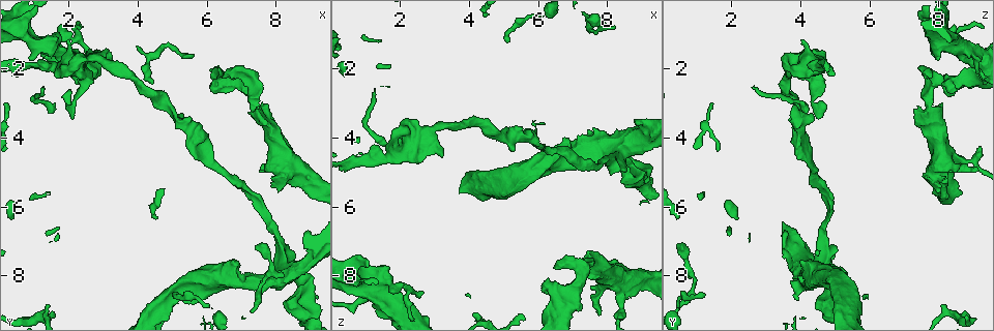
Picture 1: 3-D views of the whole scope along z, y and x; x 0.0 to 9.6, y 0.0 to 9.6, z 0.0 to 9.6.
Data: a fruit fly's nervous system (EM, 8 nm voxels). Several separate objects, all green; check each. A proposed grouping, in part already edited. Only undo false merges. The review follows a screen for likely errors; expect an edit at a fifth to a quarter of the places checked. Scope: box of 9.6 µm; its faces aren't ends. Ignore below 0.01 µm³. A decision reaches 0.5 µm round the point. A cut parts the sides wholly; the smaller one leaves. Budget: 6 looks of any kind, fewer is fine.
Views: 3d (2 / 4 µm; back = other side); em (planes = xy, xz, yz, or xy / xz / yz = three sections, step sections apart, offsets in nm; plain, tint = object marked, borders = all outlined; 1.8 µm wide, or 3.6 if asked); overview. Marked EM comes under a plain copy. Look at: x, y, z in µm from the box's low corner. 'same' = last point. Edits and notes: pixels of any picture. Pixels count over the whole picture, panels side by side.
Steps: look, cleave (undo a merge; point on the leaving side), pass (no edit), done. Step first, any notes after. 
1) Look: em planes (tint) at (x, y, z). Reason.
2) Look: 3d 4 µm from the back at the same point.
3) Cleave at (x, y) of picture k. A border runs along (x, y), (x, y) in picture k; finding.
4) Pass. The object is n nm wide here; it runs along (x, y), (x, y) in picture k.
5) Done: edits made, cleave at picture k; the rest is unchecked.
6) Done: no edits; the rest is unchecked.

Look: em planes (tint) at (4.60, 8.90, 5.30). Side arm on a straight run.

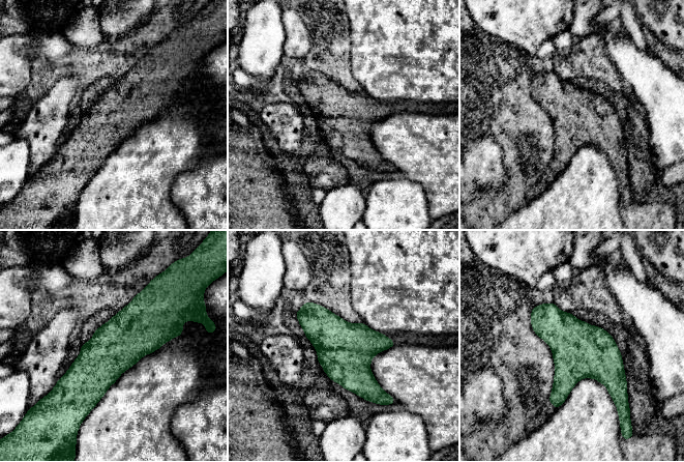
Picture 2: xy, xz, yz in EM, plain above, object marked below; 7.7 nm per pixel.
Pass. The object is 400 nm wide here; continuous, no second neuron.

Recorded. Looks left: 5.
Look: 3d 4 µm at (7.15, 2.45, 7.90). Sharp bend.

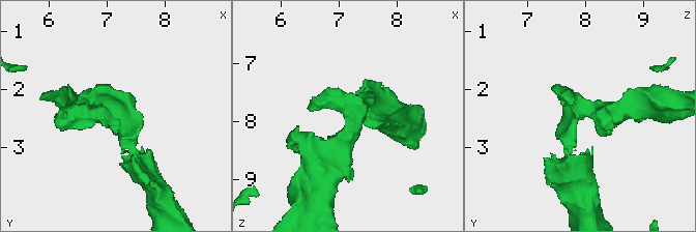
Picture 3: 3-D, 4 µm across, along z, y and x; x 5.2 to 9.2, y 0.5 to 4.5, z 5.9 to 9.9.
Look: em planes (tint) at (7.20, 2.40, 7.95). 4 arms meet here.

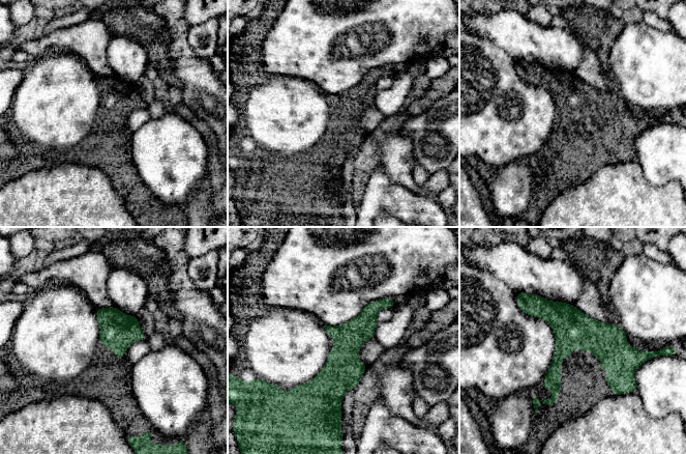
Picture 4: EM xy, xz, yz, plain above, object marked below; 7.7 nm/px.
Pass. One neuron here.

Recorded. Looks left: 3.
Look: em xy step 4 (tint) at (2.35, 1.75, 4.15). Abrupt turn.

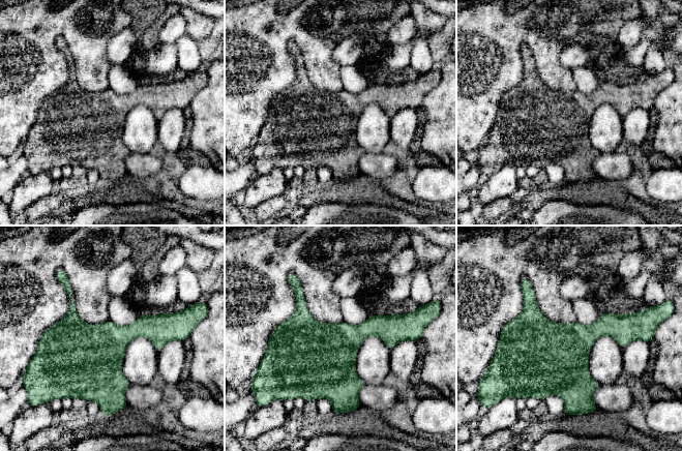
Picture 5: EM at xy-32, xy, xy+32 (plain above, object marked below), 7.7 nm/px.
Look: em planes (tint) at the same point. Cut it another way.

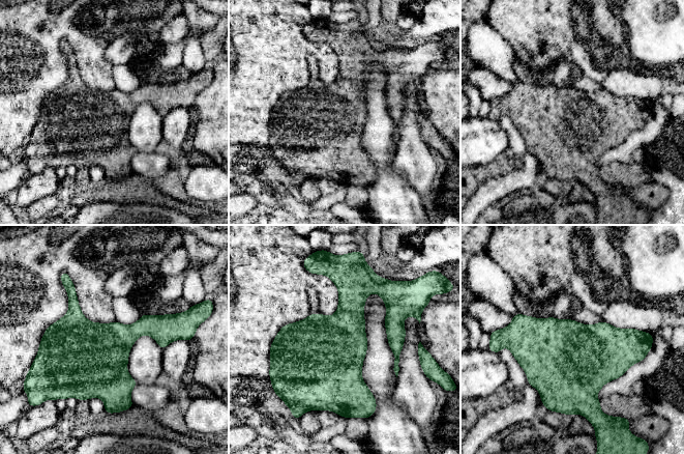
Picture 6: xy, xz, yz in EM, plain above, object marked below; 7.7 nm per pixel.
Pass. The object is 480 nm wide here; continuous, no second neuron.

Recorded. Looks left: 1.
Done: no edits; the rest is unchecked.

